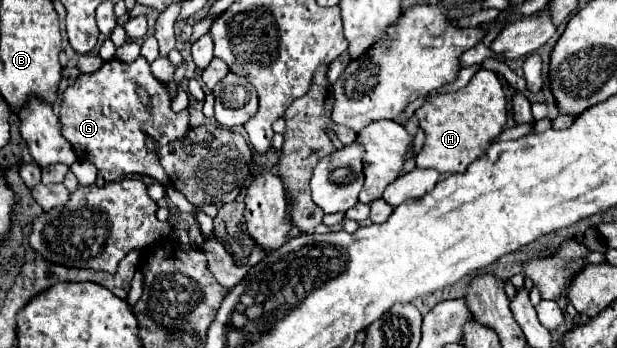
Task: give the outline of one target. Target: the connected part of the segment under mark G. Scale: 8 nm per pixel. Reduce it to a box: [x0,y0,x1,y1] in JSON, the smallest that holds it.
[59,56,189,186]

